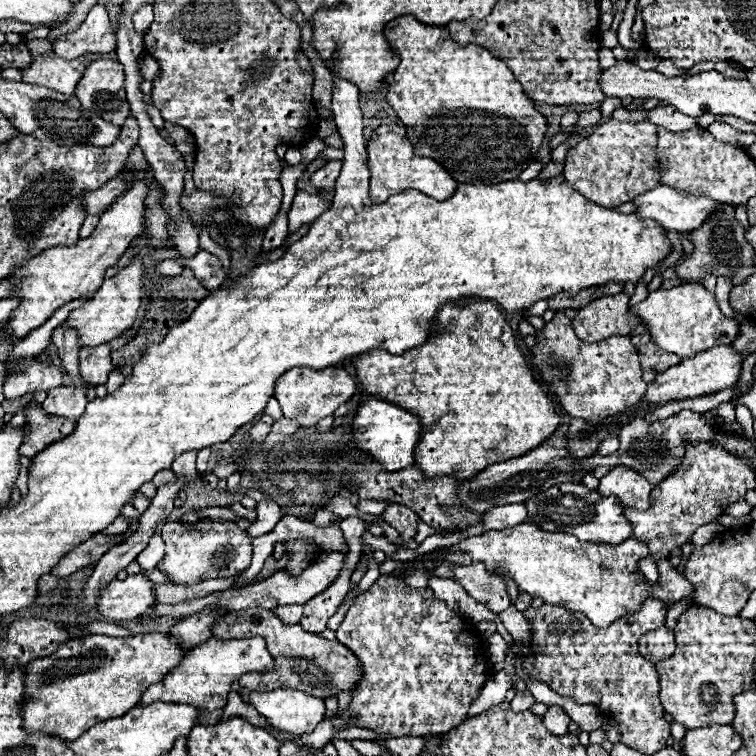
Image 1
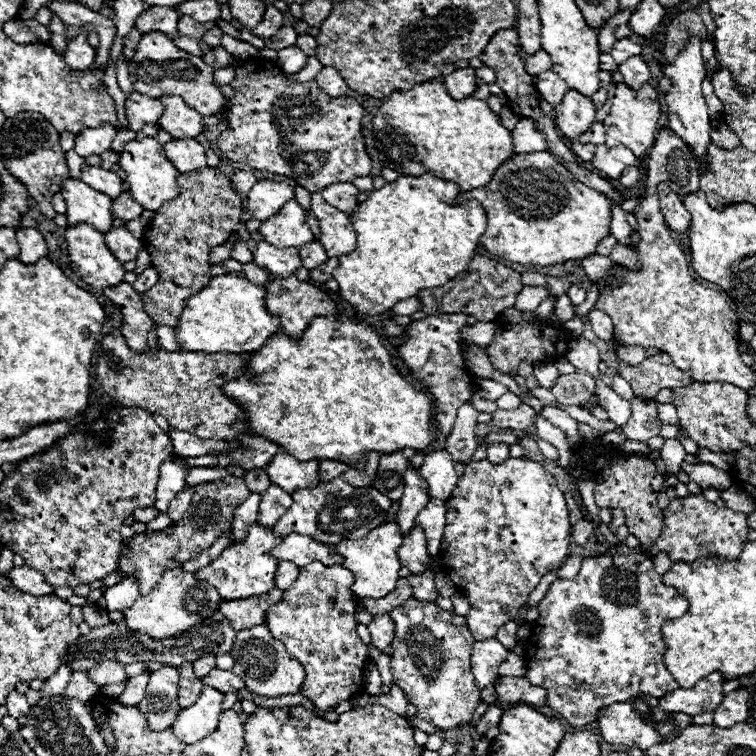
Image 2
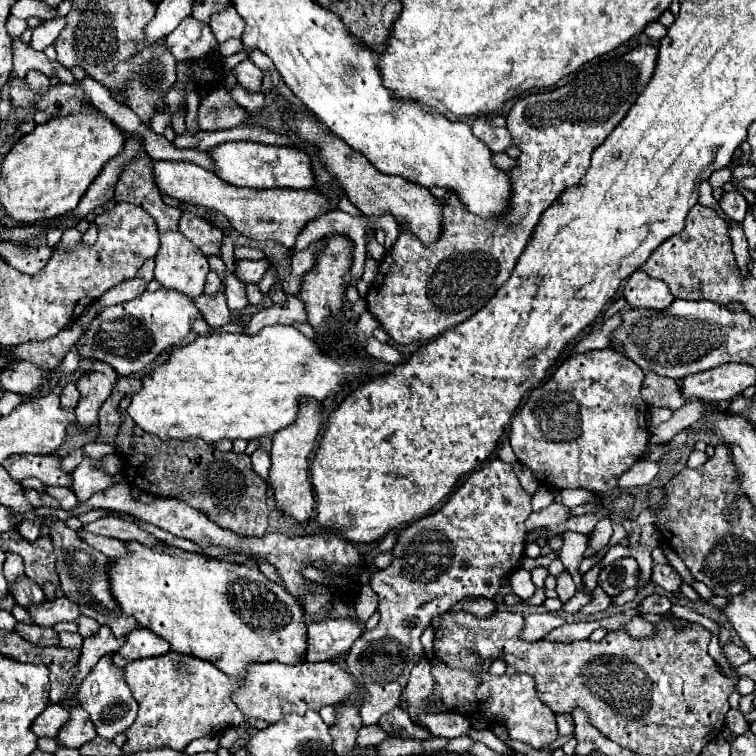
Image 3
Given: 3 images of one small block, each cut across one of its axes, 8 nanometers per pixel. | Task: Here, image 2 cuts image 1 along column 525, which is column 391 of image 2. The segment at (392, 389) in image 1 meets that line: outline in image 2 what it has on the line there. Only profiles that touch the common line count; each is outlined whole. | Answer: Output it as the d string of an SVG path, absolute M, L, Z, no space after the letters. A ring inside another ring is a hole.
M316 318L306 332L302 334L300 340L290 340L288 336L276 332L258 352L248 356L248 376L240 376L238 380L232 380L224 386L224 392L228 396L232 396L234 400L240 402L240 406L246 410L248 416L248 428L252 434L256 436L264 436L268 440L274 440L278 446L284 446L284 450L288 454L292 454L296 460L304 462L304 460L342 460L342 464L352 464L352 468L362 468L366 462L366 454L372 452L380 452L380 454L392 454L392 452L400 452L404 448L412 448L412 450L424 450L428 448L434 438L436 438L436 428L432 426L432 400L426 392L418 390L416 386L410 384L408 378L404 378L398 368L394 366L394 360L382 340L382 336L378 336L378 332L366 324L366 322L350 322L350 320L334 320L334 318Z

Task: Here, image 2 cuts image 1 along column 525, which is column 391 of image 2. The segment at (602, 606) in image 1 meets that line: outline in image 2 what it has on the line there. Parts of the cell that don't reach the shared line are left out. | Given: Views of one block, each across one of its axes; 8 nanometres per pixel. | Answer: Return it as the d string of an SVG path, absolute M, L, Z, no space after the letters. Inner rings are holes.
M388 522L388 524L378 526L366 538L360 538L360 540L342 540L342 542L336 544L338 554L344 558L342 566L350 568L350 572L354 572L352 592L356 596L384 598L384 596L388 596L396 588L396 580L400 578L398 570L402 568L396 552L402 546L402 540L404 540L404 536L402 536L398 524Z

